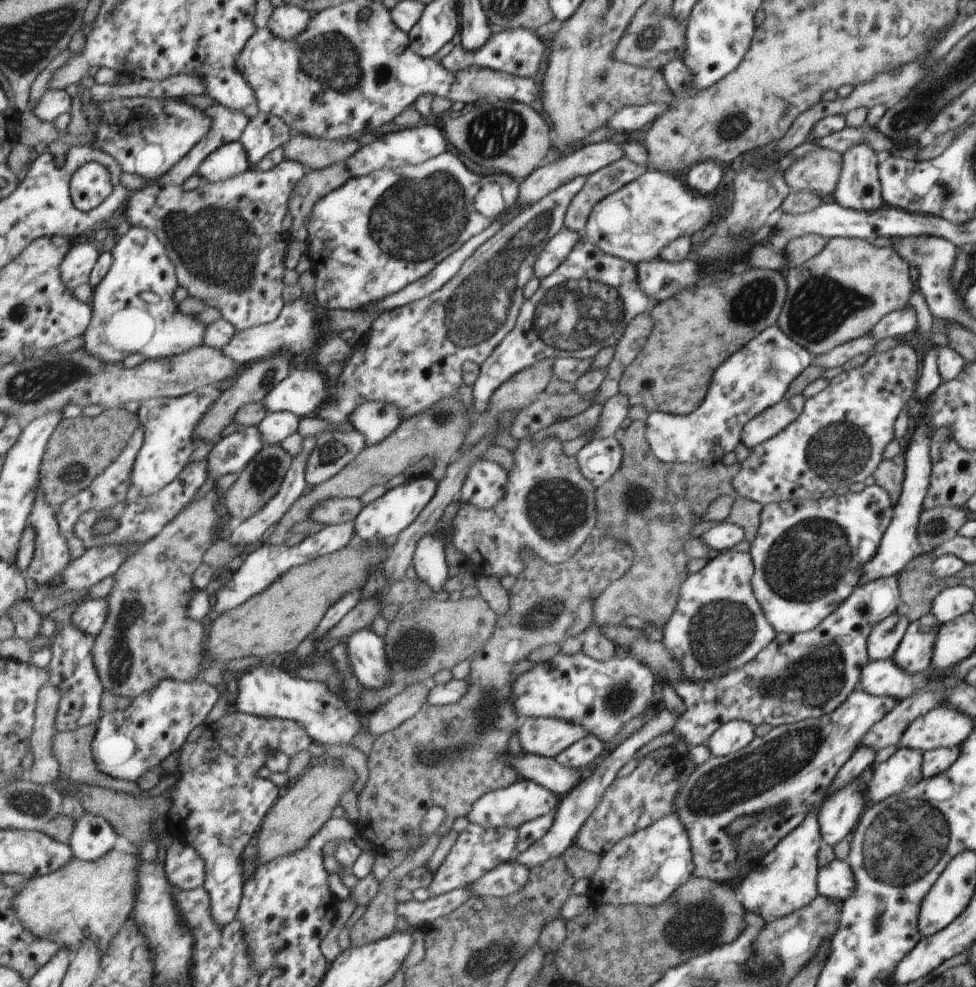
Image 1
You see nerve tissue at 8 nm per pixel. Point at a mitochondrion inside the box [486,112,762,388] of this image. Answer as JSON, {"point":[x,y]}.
{"point":[581,312]}

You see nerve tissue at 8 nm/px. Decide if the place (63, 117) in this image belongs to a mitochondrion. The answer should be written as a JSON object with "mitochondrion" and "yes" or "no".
{"mitochondrion":"no"}

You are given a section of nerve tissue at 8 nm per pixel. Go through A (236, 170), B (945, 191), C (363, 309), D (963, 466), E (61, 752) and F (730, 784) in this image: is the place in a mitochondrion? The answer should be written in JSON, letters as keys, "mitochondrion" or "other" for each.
{"A":"other","B":"mitochondrion","C":"other","D":"other","E":"other","F":"mitochondrion"}

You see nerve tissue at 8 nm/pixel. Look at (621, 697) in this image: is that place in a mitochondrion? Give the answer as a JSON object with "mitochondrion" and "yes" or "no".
{"mitochondrion":"yes"}

